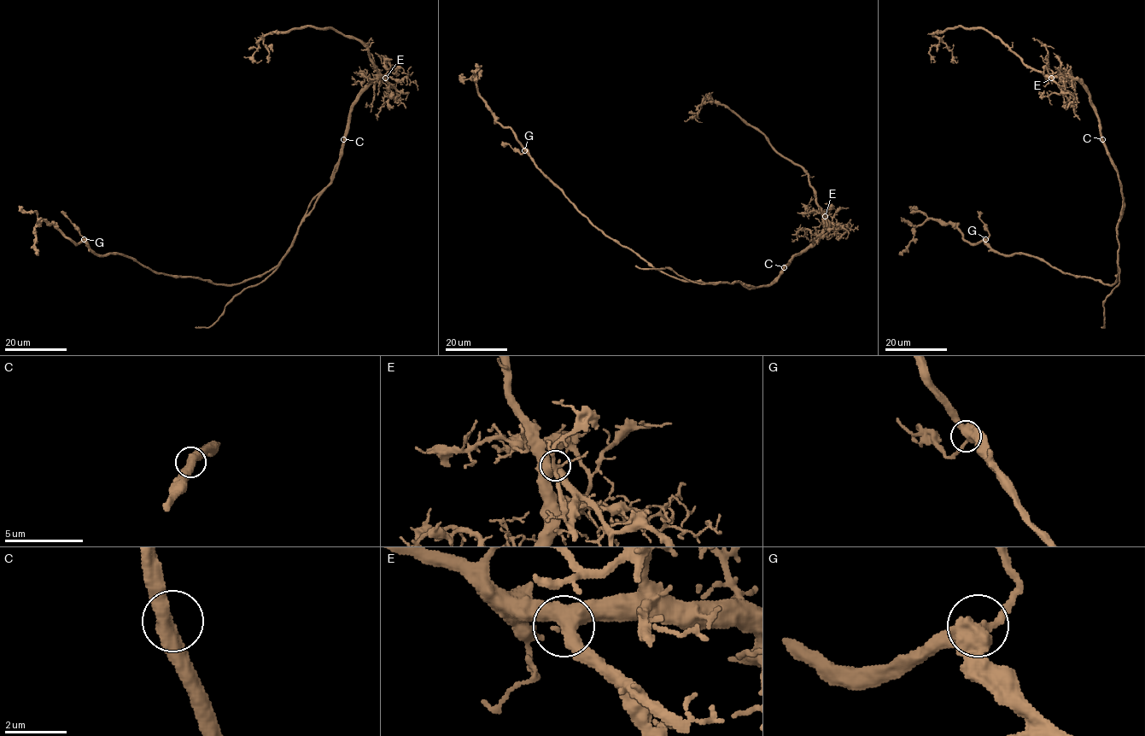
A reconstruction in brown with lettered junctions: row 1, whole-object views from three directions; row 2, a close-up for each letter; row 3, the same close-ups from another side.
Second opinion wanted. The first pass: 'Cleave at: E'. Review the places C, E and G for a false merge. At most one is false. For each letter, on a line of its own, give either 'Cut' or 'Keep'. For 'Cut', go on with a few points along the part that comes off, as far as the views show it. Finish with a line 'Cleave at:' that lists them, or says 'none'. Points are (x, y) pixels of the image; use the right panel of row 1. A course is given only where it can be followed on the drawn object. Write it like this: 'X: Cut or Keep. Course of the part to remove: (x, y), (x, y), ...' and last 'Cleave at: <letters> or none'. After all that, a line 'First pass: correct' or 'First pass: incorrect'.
C: Keep
E: Keep
G: Keep
Cleave at: none
First pass: incorrect

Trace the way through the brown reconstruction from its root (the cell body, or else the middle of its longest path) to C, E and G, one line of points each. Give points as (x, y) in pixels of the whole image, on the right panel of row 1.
C: (1119, 221), (1122, 207), (1121, 184), (1103, 138)
E: (1119, 221), (1122, 207), (1121, 184), (1102, 138), (1099, 118), (1090, 95), (1077, 79), (1051, 78)
G: (1119, 221), (1118, 274), (1112, 285), (1062, 273), (1024, 254), (1003, 255), (985, 239)

